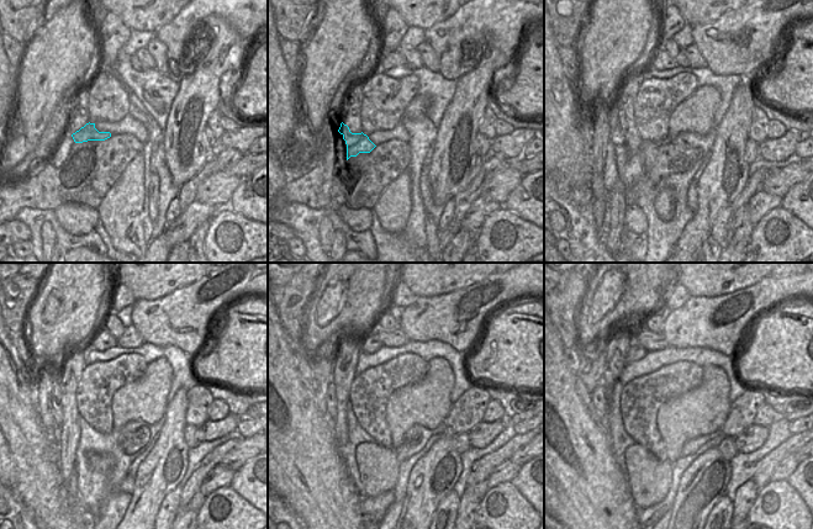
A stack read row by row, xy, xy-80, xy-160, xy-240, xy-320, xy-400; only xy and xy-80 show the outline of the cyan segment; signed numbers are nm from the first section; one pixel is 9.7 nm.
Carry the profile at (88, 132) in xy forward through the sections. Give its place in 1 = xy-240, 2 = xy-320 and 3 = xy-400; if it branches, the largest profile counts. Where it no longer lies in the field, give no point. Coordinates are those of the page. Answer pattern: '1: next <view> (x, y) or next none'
1: next xy-240 (56, 391)
2: next xy-320 (331, 400)
3: next xy-400 (600, 393)

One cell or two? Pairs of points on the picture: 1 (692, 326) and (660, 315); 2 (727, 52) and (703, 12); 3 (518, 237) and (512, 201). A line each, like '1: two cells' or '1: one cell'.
1: two cells
2: two cells
3: two cells

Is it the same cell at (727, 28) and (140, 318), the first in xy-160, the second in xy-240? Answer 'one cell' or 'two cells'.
one cell

